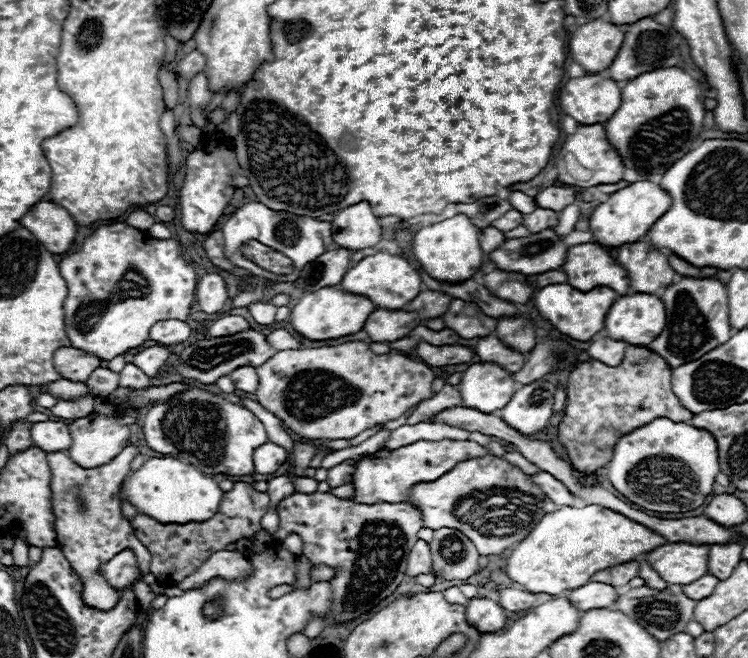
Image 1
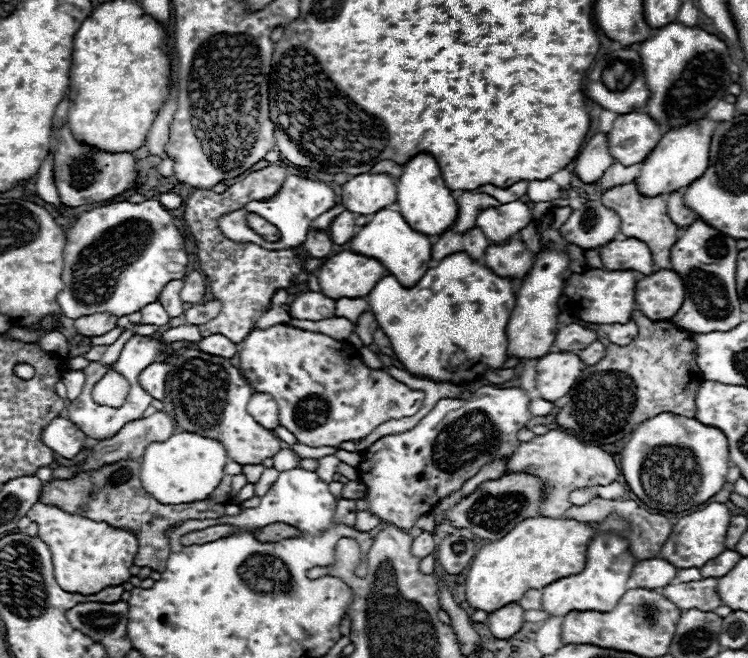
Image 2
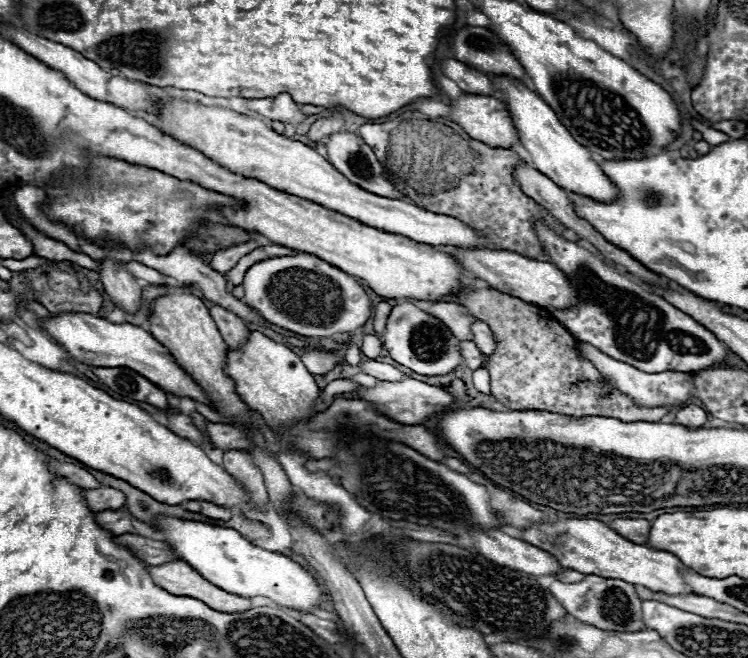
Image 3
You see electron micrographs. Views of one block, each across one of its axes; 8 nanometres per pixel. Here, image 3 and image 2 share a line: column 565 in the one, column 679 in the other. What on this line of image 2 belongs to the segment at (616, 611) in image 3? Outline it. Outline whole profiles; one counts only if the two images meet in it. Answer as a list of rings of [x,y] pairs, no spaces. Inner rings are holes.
[[[702,578],[696,582],[678,582],[678,584],[668,584],[660,592],[668,596],[680,610],[690,610],[690,608],[700,608],[700,610],[716,610],[722,600],[716,592],[718,580],[716,578]]]

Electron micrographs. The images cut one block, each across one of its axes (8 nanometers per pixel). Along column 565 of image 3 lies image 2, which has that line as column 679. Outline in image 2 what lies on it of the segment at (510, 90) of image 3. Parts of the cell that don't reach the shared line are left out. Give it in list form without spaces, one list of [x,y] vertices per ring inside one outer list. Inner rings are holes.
[[[704,116],[702,120],[694,120],[682,128],[668,130],[662,136],[662,140],[658,142],[658,146],[650,152],[650,156],[644,162],[636,164],[636,166],[640,166],[640,176],[636,178],[640,192],[646,196],[676,192],[682,186],[692,184],[698,176],[702,176],[702,172],[706,172],[706,168],[708,168],[710,140],[712,140],[716,126],[718,126],[718,122],[708,120],[708,116]]]

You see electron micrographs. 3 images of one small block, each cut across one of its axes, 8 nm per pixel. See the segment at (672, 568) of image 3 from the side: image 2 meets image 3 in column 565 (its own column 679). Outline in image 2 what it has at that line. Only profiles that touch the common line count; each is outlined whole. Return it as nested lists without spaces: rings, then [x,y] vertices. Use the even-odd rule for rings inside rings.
[[[712,502],[712,504],[704,506],[702,510],[696,510],[688,516],[680,518],[674,524],[672,534],[664,542],[660,558],[666,558],[676,568],[690,568],[690,566],[702,568],[702,564],[706,564],[706,560],[712,560],[714,556],[718,556],[726,550],[724,540],[726,540],[726,530],[730,526],[730,518],[732,518],[732,512],[722,502]]]

